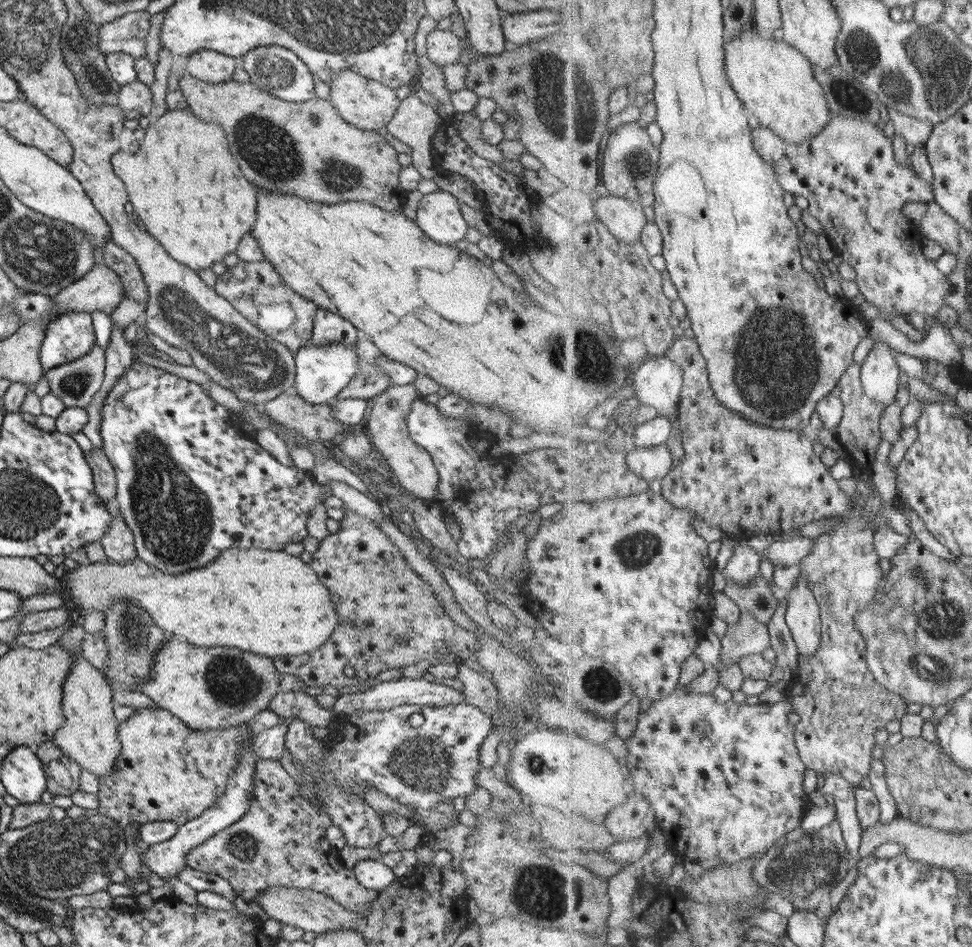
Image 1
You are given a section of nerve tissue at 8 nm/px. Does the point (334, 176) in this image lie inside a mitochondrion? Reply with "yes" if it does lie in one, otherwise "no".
yes

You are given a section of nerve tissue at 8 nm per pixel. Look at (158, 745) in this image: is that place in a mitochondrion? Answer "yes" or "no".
no

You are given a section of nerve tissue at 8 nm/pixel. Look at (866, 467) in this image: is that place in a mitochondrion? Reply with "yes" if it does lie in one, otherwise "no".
no

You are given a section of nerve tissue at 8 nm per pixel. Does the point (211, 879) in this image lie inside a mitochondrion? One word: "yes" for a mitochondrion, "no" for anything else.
no

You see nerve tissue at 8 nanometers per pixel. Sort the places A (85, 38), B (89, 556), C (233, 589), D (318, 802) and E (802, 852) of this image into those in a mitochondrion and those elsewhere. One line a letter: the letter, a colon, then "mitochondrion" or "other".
A: mitochondrion
B: other
C: other
D: other
E: mitochondrion

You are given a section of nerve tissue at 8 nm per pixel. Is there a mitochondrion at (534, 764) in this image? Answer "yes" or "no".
yes

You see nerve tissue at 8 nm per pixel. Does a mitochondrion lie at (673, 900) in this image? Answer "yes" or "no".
no

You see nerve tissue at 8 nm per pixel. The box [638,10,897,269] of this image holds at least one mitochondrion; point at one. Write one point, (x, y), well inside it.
(850, 97)

